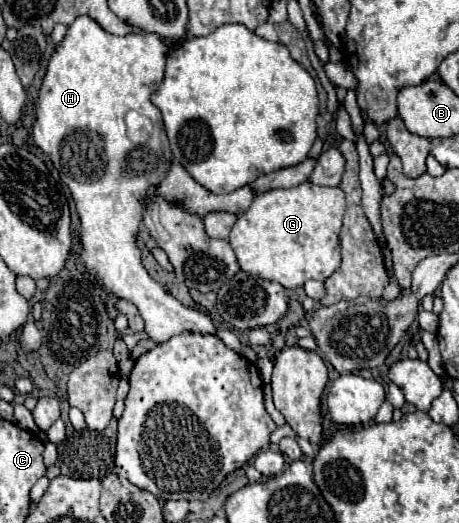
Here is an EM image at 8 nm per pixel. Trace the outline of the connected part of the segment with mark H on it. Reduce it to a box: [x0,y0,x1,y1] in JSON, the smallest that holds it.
[31,16,215,344]

